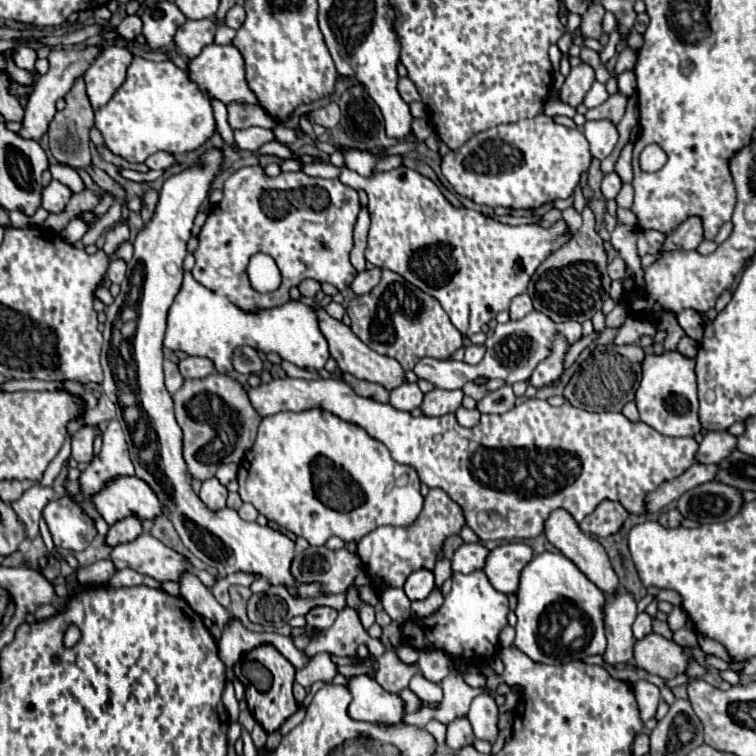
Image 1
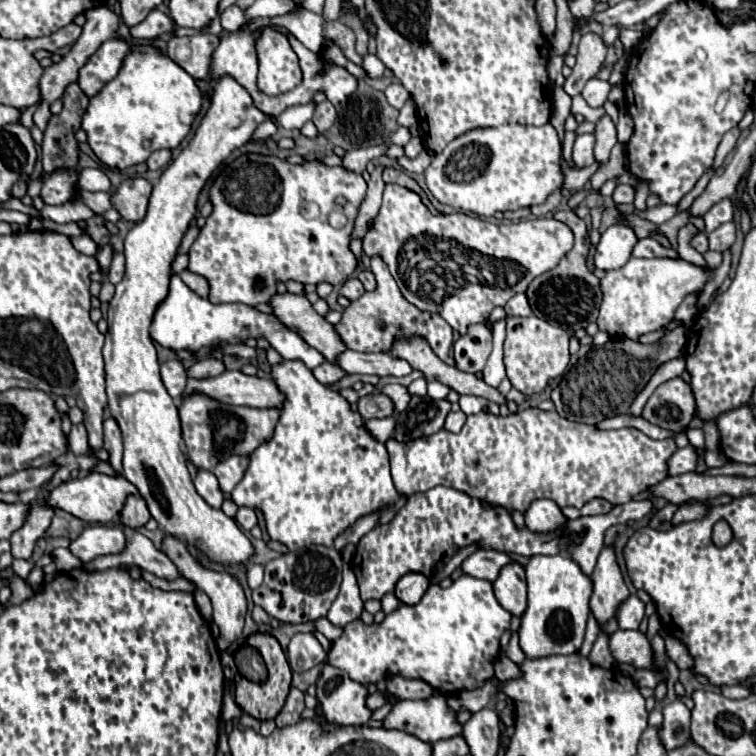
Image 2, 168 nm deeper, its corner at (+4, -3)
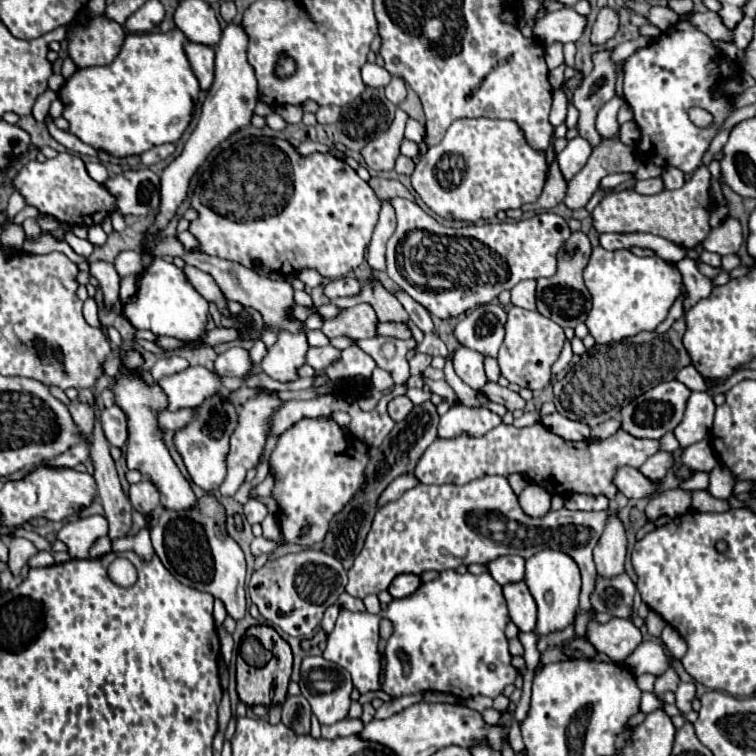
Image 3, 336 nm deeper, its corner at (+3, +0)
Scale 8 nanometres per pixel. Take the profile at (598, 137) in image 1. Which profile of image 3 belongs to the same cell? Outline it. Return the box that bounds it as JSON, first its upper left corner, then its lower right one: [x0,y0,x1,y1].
[557,137,591,181]

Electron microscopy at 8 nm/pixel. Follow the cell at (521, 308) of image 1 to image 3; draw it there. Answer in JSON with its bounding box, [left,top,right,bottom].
[511,281,535,311]

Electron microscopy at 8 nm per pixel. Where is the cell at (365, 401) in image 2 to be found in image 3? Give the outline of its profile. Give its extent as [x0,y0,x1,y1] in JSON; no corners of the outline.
[387,395,413,421]

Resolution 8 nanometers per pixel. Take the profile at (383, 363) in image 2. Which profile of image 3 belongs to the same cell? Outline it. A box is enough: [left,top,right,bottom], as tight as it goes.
[307,345,339,371]

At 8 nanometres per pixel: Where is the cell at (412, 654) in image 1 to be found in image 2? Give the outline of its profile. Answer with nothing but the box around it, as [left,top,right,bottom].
[382,696,462,744]

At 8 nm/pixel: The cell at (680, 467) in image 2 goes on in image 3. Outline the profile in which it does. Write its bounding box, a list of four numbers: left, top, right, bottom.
[641,451,675,479]

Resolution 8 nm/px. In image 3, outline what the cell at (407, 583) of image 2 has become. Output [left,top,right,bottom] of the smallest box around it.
[389,575,421,599]

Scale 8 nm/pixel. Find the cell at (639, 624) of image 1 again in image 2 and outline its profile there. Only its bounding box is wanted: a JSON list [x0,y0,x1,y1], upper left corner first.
[616,594,644,630]

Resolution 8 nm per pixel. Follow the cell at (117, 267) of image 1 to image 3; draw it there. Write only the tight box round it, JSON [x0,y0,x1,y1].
[113,251,143,277]

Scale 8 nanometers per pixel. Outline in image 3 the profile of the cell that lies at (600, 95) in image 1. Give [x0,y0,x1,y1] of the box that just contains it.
[573,51,617,147]

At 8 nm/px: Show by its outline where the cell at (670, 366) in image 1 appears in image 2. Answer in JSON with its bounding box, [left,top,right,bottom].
[642,378,696,432]

